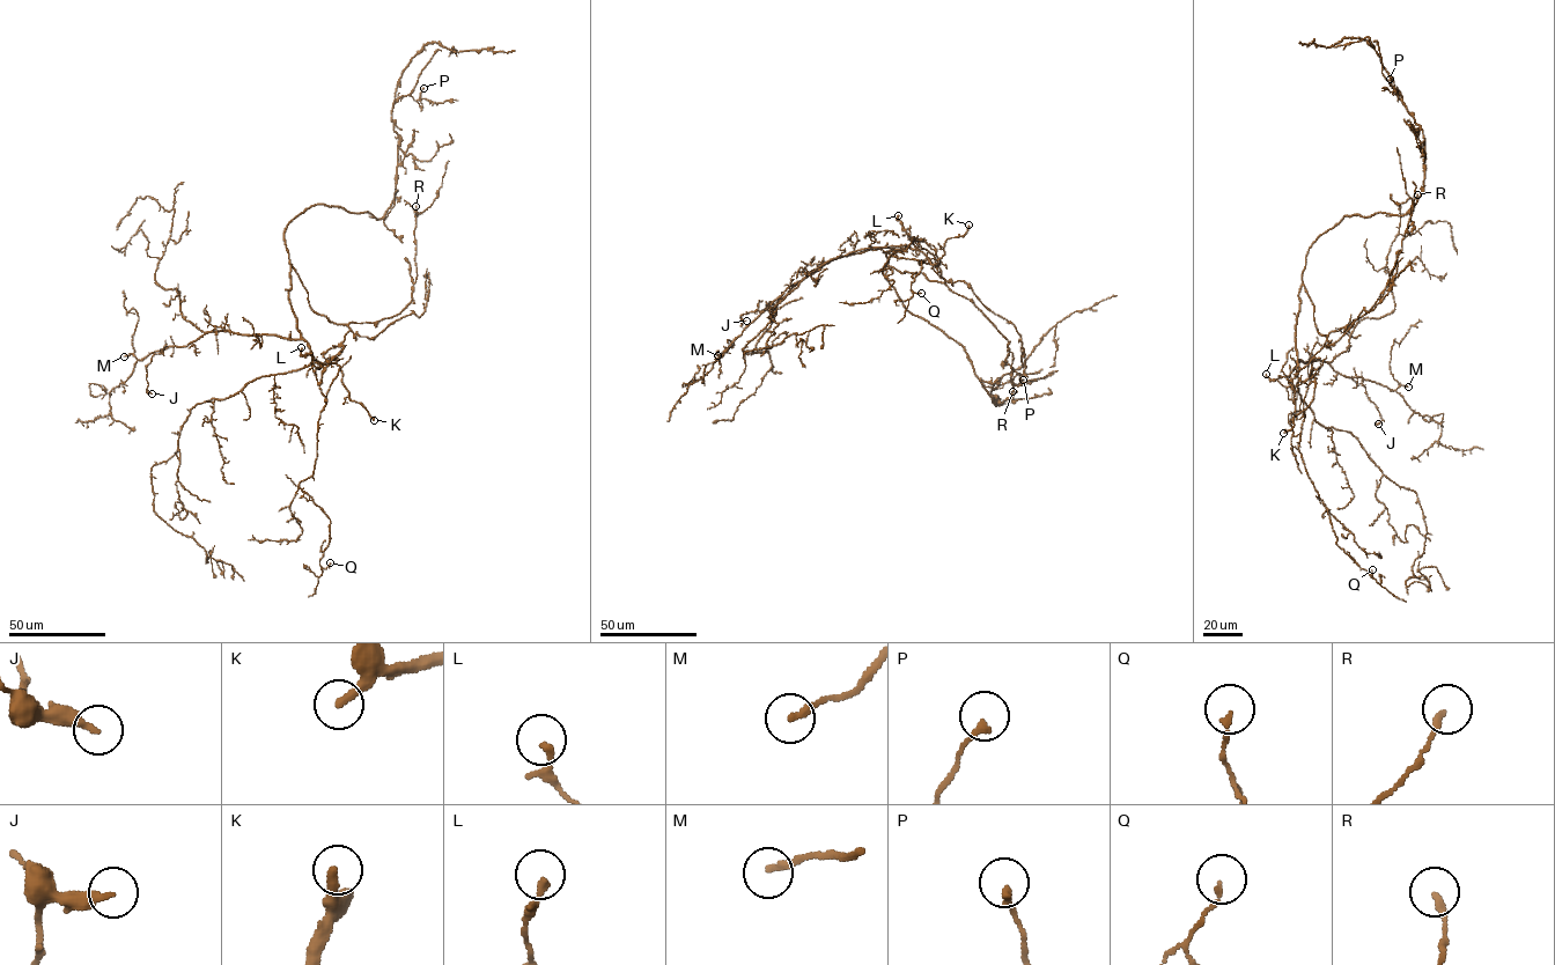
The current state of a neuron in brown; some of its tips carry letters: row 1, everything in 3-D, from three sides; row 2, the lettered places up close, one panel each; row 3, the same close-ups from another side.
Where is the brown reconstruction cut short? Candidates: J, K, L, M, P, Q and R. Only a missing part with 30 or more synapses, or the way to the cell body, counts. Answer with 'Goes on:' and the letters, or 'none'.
Goes on: K, M

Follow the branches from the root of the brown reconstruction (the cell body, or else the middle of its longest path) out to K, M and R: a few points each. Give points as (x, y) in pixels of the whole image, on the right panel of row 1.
K: (1298, 295), (1296, 375), (1302, 381), (1316, 378), (1314, 392), (1309, 405), (1294, 415), (1292, 427), (1283, 433)
M: (1298, 295), (1296, 362), (1318, 360), (1328, 362), (1345, 376), (1363, 377), (1392, 390), (1401, 384), (1408, 387)
R: (1298, 295), (1303, 286), (1314, 308), (1317, 331), (1326, 336), (1366, 314), (1387, 284), (1417, 194)

